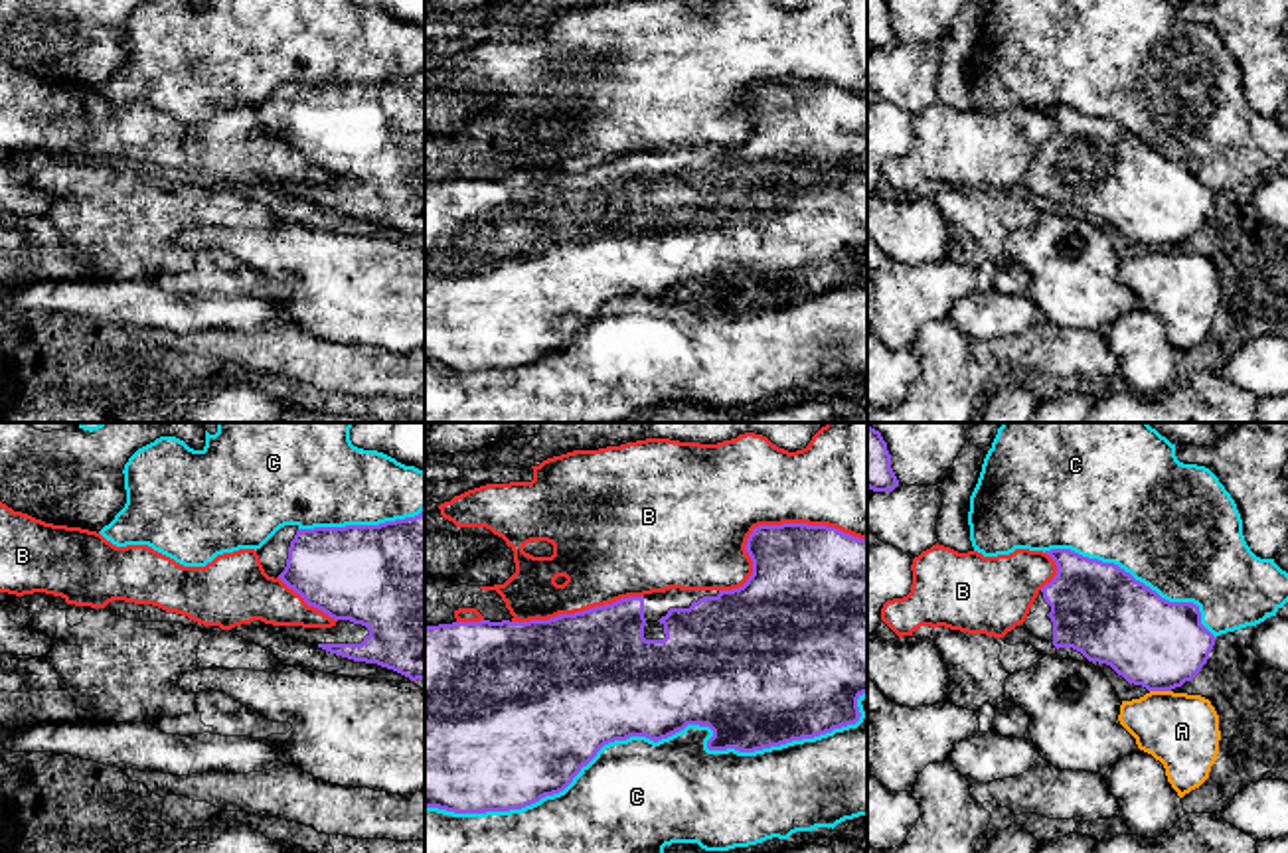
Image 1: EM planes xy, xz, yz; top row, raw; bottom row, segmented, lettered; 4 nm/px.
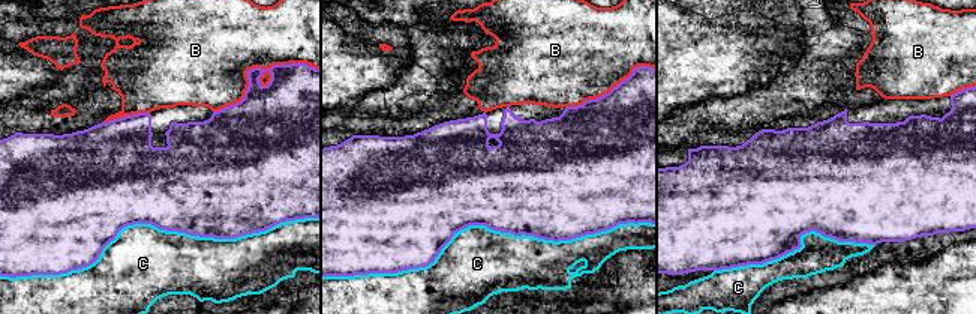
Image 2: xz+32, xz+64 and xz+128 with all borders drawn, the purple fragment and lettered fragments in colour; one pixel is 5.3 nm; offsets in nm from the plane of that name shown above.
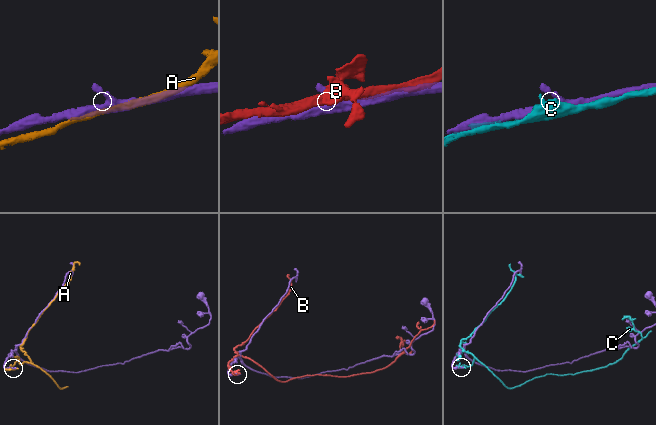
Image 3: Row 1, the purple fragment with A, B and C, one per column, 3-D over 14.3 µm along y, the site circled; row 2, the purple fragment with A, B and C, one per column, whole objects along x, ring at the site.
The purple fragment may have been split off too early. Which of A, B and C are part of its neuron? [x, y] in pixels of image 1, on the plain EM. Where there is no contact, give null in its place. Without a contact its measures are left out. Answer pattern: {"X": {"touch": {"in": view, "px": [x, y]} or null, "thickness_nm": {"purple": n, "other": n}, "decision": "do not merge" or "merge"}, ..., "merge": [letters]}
{"A": {"touch": {"in": "yz", "px": [1160, 247]}, "thickness_nm": {"purple": 360, "other": 300}, "decision": "do not merge"}, "B": {"touch": {"in": "xz", "px": [771, 83]}, "thickness_nm": {"purple": 440, "other": 400}, "decision": "do not merge"}, "C": {"touch": {"in": "xz", "px": [664, 295]}, "thickness_nm": {"purple": 400, "other": 440}, "decision": "do not merge"}, "merge": []}

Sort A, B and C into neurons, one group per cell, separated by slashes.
A / B / C

